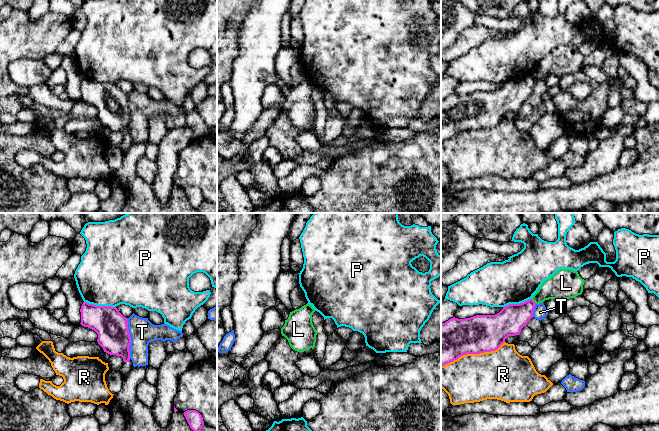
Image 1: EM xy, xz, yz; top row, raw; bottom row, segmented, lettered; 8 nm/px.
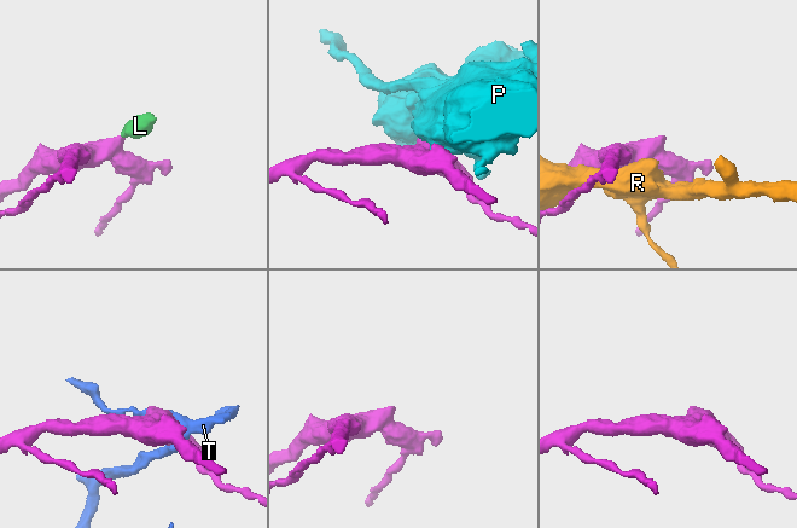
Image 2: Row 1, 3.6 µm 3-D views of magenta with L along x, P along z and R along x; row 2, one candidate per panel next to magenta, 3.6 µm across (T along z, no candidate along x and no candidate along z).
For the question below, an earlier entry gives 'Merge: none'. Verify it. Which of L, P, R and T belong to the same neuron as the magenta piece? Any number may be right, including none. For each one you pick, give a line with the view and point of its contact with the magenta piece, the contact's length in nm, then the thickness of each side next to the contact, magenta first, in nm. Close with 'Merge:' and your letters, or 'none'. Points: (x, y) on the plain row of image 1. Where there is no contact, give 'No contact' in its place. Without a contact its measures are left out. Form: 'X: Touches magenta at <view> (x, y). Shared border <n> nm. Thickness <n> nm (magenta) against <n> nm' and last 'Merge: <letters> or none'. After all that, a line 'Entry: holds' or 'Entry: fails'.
Merge: none
Entry: holds

